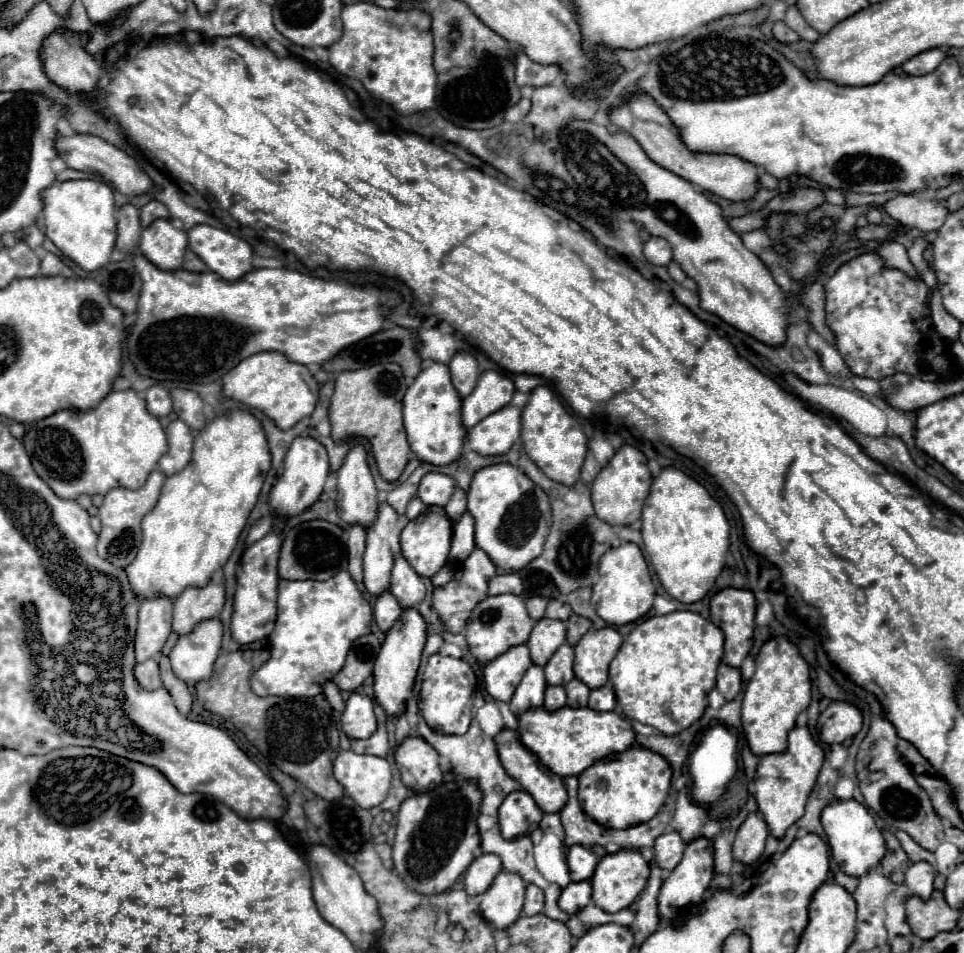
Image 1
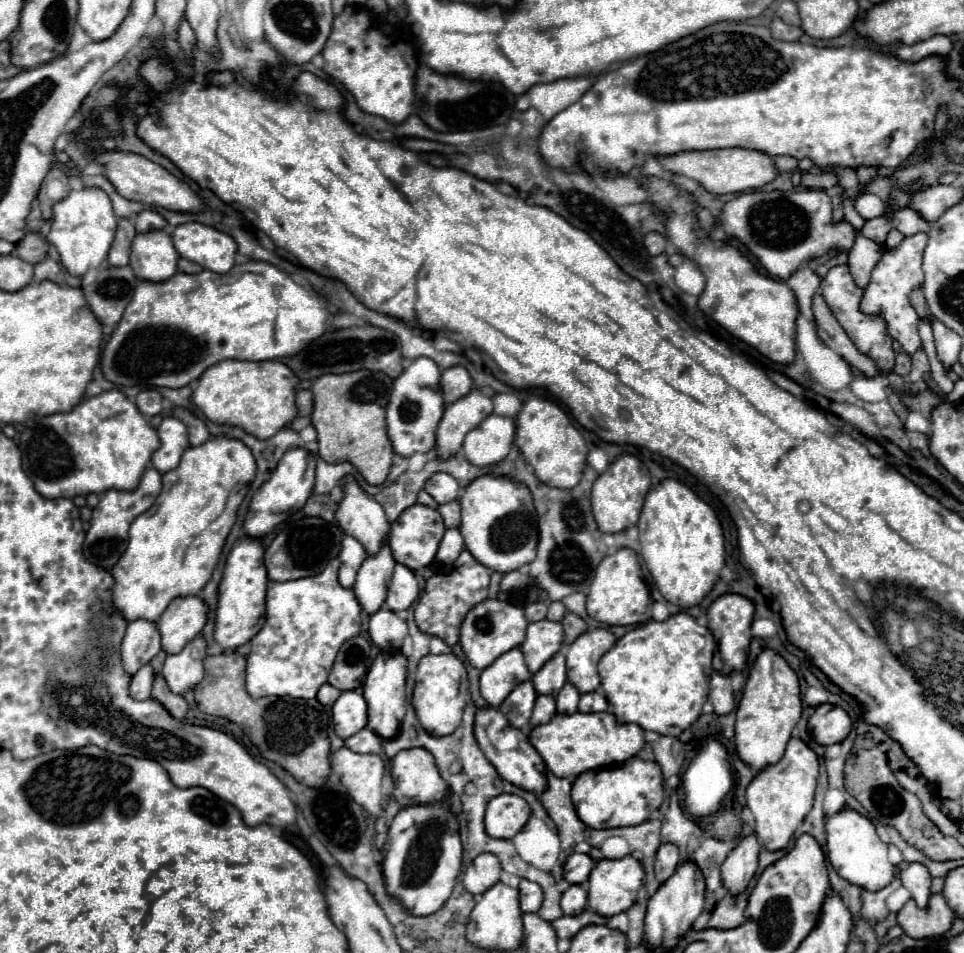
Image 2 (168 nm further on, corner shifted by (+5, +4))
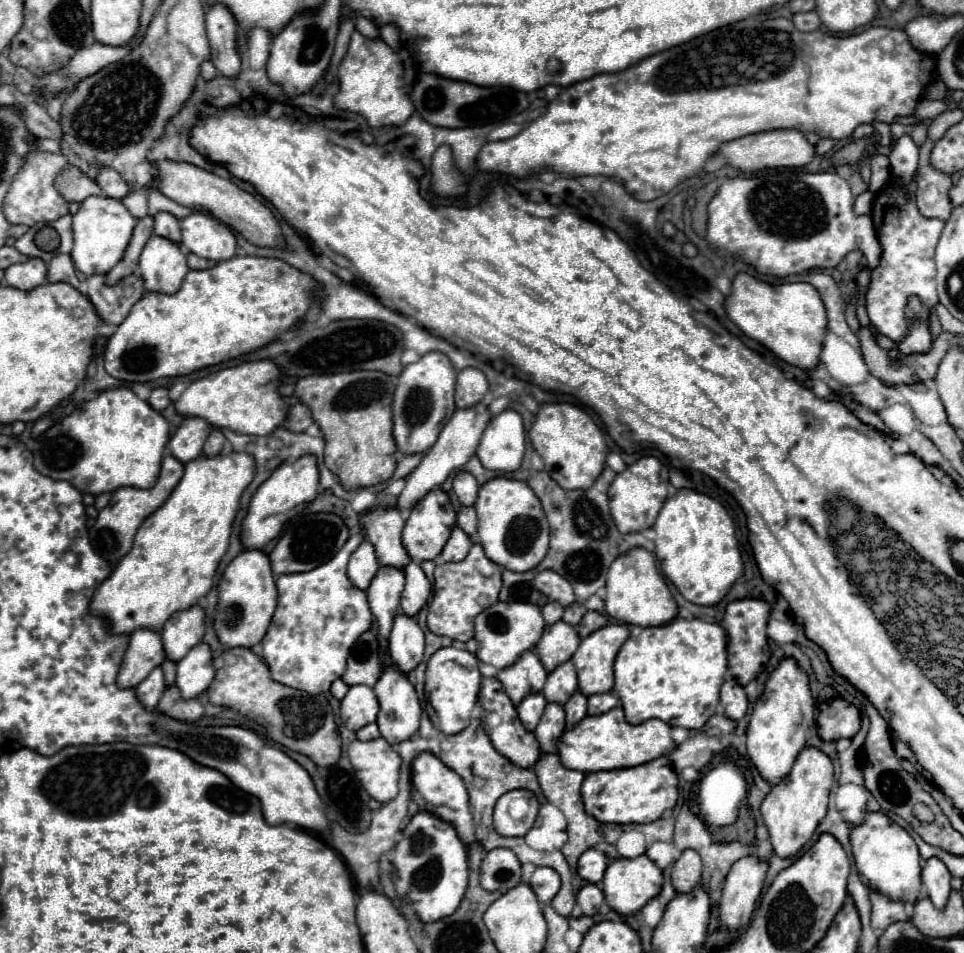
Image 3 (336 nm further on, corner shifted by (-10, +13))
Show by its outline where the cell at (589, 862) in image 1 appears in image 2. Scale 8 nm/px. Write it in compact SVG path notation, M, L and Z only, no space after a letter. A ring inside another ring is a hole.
M570 854L566 864L564 864L564 878L570 882L570 884L584 884L590 876L590 870L594 868L594 860L588 856L588 854Z

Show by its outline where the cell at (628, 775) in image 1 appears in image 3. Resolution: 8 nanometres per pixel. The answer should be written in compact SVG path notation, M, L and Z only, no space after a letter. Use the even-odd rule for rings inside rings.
M657 757L637 767L589 773L581 787L585 811L601 823L651 823L659 819L665 809L675 807L677 795L677 773L669 757Z

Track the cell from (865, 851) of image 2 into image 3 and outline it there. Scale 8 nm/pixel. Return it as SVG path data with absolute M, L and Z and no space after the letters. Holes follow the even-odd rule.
M867 813L863 823L851 827L851 849L855 857L857 871L861 881L879 891L889 895L891 899L919 899L921 889L921 865L919 865L919 851L911 835L891 821L885 813Z

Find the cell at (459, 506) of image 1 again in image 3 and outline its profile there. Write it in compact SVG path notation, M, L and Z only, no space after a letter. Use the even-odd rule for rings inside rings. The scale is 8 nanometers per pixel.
M461 507L461 511L457 513L457 525L467 533L473 535L477 531L477 515L473 507Z

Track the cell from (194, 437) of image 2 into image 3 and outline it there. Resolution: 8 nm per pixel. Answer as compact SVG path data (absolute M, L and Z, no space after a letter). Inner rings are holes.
M213 427L211 433L209 433L209 437L207 437L207 441L205 441L203 453L205 455L219 455L221 449L223 449L223 445L225 445L225 435L217 427Z

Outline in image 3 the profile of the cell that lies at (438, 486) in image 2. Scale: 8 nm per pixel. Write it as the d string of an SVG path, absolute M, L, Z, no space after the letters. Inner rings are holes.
M459 471L453 479L453 493L459 497L461 505L473 505L477 499L477 491L479 485L475 481L475 477L467 471Z

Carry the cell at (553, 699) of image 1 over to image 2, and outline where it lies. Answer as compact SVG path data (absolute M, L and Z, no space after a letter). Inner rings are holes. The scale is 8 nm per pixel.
M538 696L534 712L530 716L530 730L536 728L536 724L546 724L548 720L552 720L554 714L556 714L554 696Z

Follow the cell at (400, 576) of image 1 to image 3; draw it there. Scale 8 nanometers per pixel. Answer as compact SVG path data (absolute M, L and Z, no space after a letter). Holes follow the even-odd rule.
M415 561L405 567L405 579L407 583L401 595L401 609L405 615L417 615L417 611L427 603L431 595L431 583L421 565Z

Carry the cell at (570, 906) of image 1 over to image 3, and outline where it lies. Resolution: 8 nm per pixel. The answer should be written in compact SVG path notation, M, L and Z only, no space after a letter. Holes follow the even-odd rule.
M587 883L577 893L577 911L583 915L595 915L603 903L603 891L595 883Z

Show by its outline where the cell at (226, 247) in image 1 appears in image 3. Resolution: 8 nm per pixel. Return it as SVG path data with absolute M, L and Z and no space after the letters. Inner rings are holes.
M191 213L181 219L183 247L199 257L227 261L237 253L237 237L231 227L207 213Z

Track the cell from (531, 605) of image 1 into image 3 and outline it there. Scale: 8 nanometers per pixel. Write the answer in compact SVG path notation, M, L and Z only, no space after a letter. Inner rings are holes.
M549 601L547 605L543 605L541 613L543 613L545 623L557 623L563 617L563 605L555 603L555 601Z

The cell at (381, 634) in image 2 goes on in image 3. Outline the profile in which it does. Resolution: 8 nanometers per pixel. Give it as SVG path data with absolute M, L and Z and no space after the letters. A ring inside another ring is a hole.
M399 613L393 619L393 629L389 635L389 653L395 665L403 673L413 671L423 659L423 647L425 635L417 625L417 621L405 613Z

